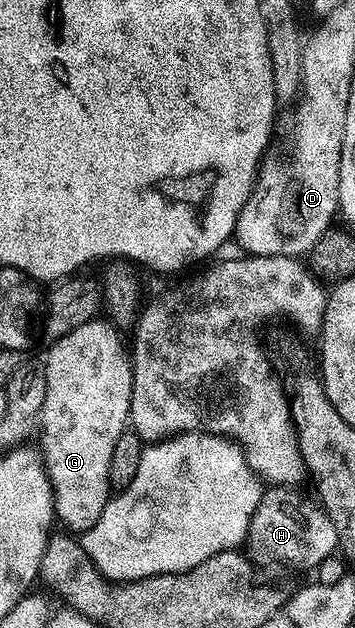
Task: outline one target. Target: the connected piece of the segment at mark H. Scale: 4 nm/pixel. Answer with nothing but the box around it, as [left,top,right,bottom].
[243,487,338,570]

